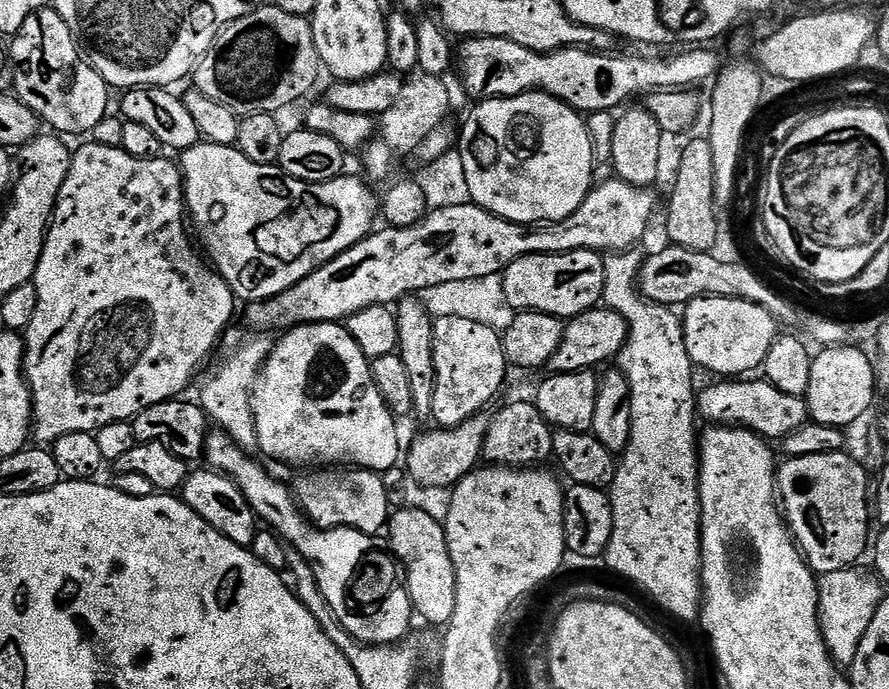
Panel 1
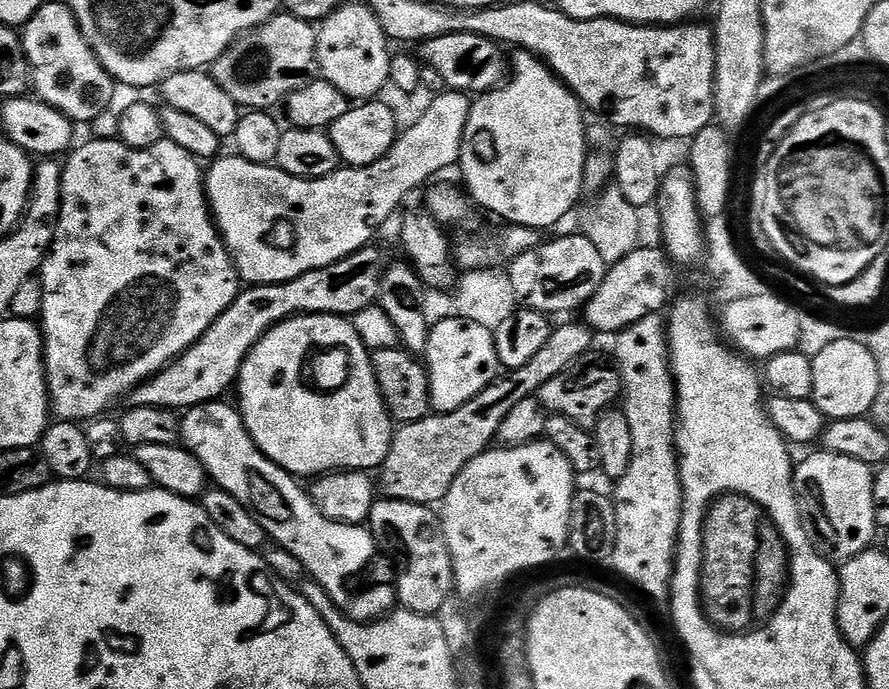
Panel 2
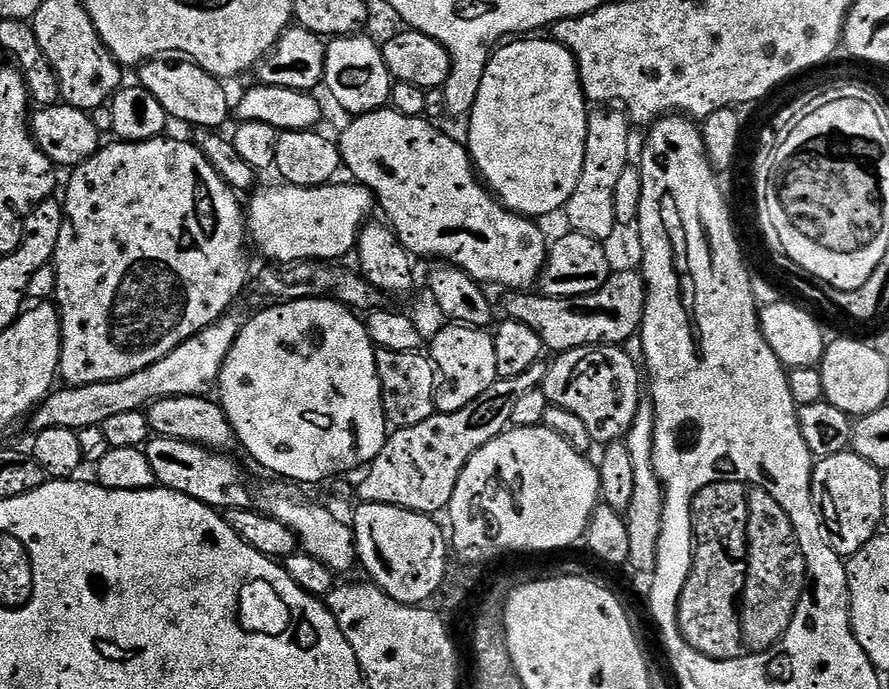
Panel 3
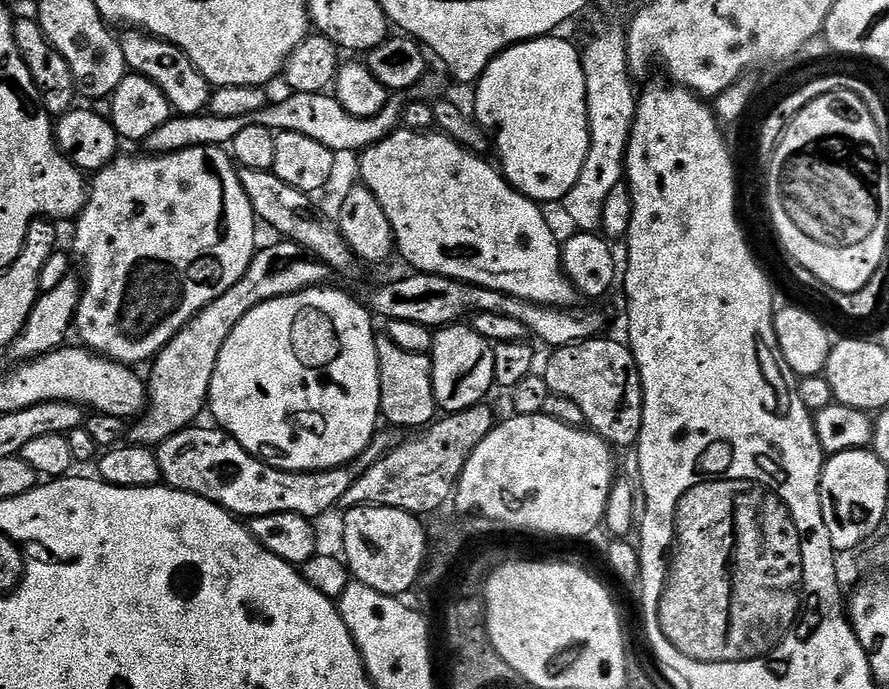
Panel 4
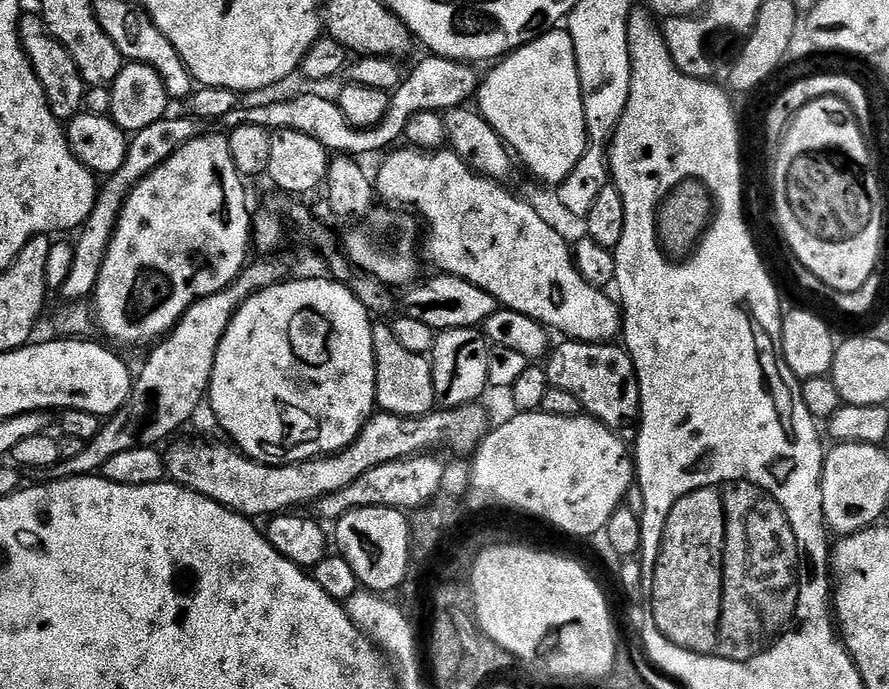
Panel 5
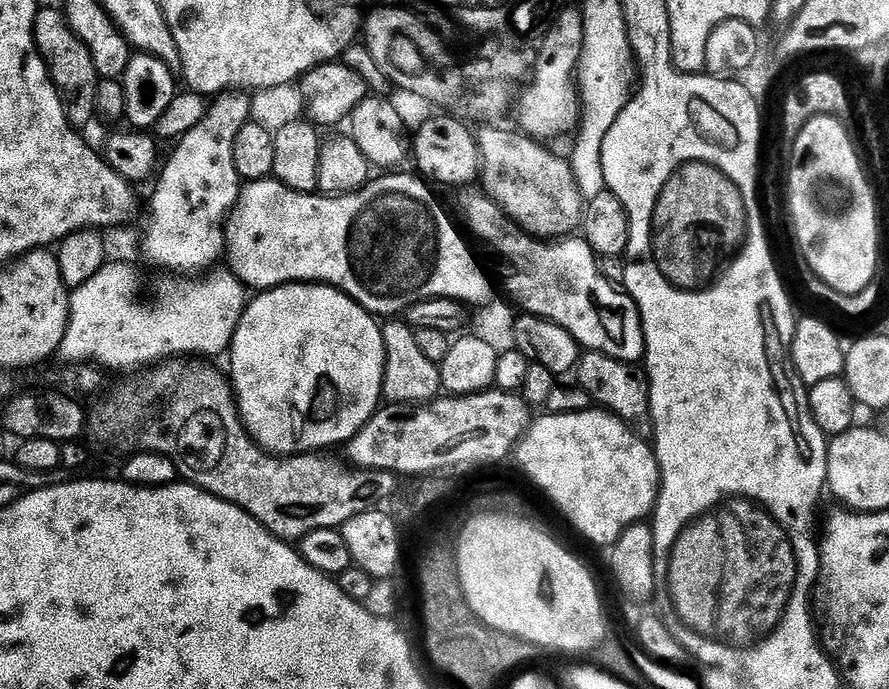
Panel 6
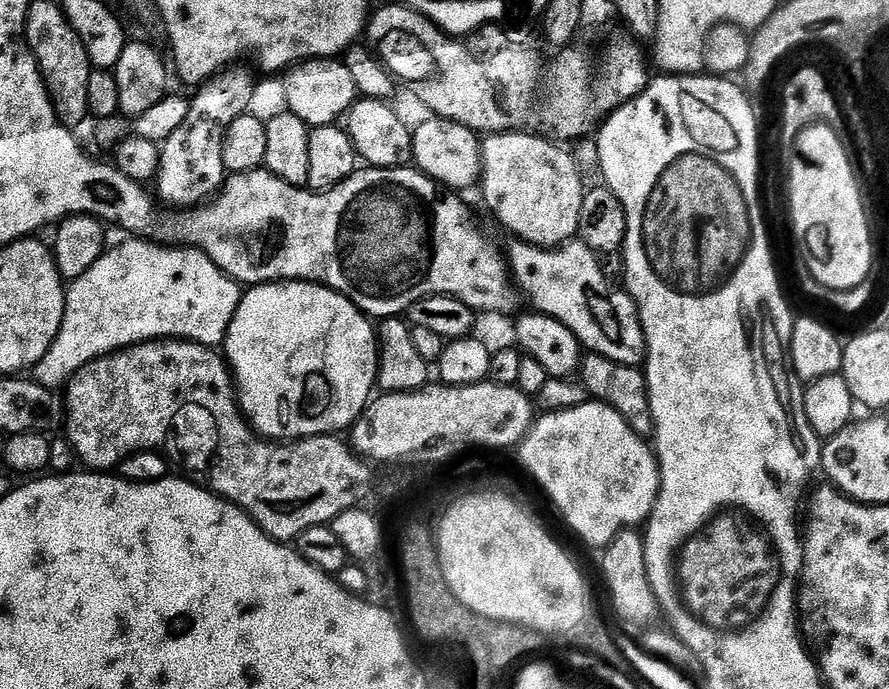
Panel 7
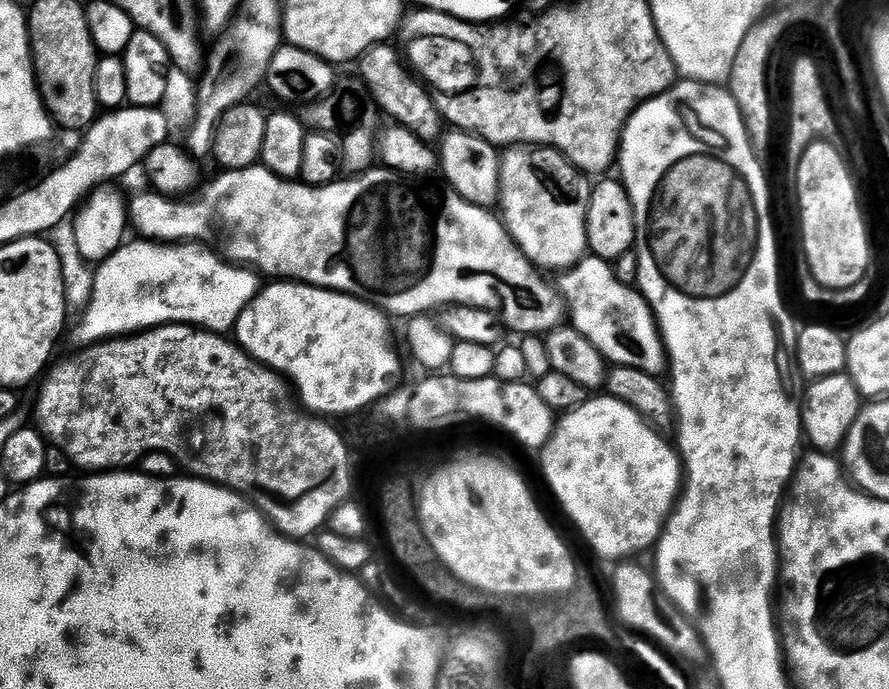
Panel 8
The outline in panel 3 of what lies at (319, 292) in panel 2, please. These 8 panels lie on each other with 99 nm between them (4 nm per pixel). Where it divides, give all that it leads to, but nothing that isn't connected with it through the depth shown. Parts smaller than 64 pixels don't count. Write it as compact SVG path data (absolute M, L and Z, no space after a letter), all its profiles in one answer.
M225 314L215 320L208 328L203 328L186 342L179 344L174 351L166 354L158 362L146 366L137 372L131 372L126 378L103 380L97 384L87 384L85 388L60 386L47 396L31 417L33 429L74 428L103 426L106 418L113 414L126 414L126 410L135 412L147 409L157 400L171 396L202 396L217 387L220 371L238 338L242 320L233 314Z

